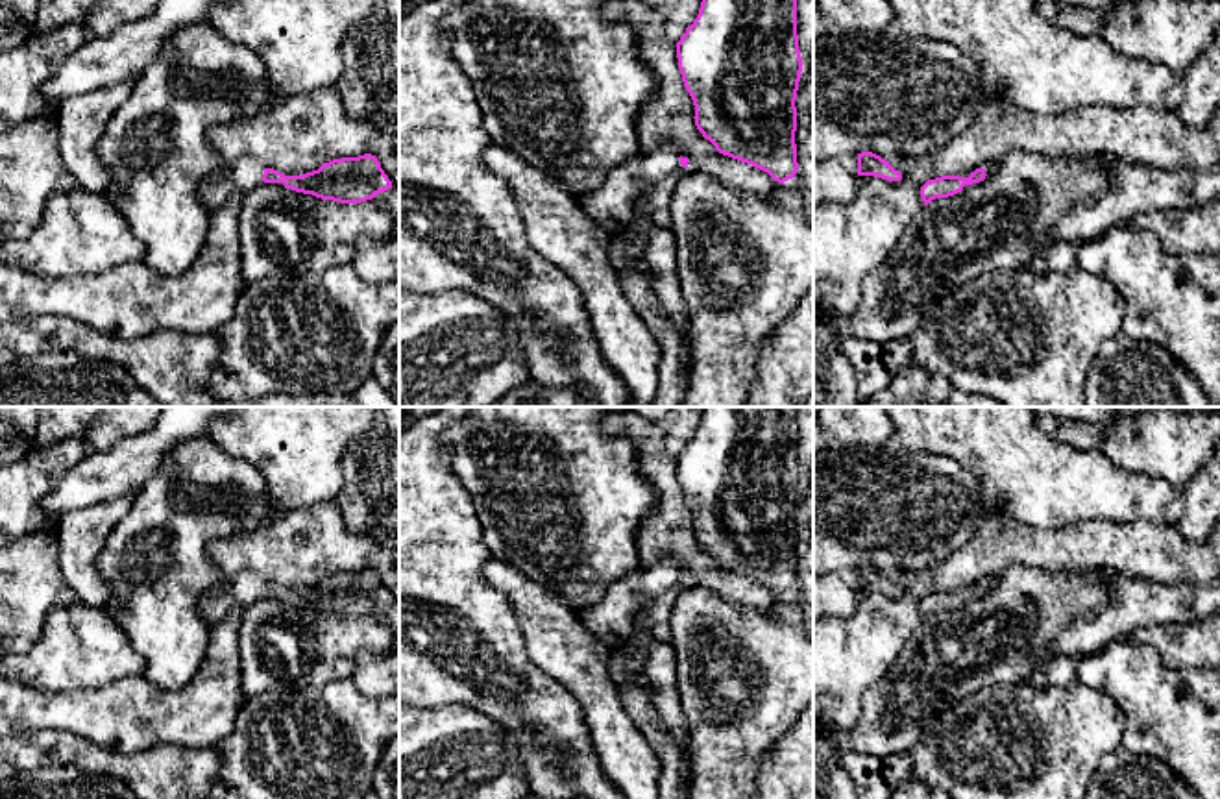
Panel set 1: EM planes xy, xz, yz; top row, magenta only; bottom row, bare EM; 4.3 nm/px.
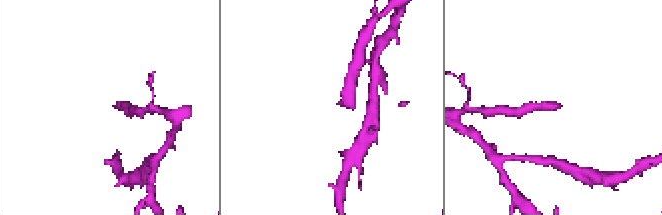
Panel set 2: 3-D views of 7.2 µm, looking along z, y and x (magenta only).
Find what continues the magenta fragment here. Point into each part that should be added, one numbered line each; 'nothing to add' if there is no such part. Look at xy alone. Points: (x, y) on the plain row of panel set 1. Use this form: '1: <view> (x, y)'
1: xy (237, 592)

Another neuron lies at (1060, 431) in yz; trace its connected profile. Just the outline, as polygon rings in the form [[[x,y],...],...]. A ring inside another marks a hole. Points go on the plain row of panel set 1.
[[[1037,416],[1037,425],[1054,440],[1083,451],[1096,451],[1102,442],[1102,429],[1098,425],[1054,420],[1048,416]]]

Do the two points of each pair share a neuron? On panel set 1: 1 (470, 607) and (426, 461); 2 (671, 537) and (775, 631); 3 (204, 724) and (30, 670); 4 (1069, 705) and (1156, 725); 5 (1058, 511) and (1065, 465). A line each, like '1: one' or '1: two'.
1: one
2: two
3: two
4: two
5: one

